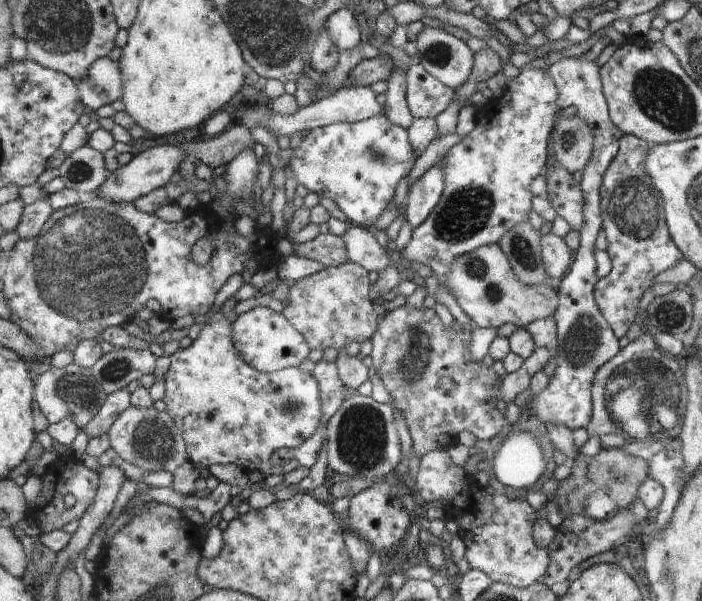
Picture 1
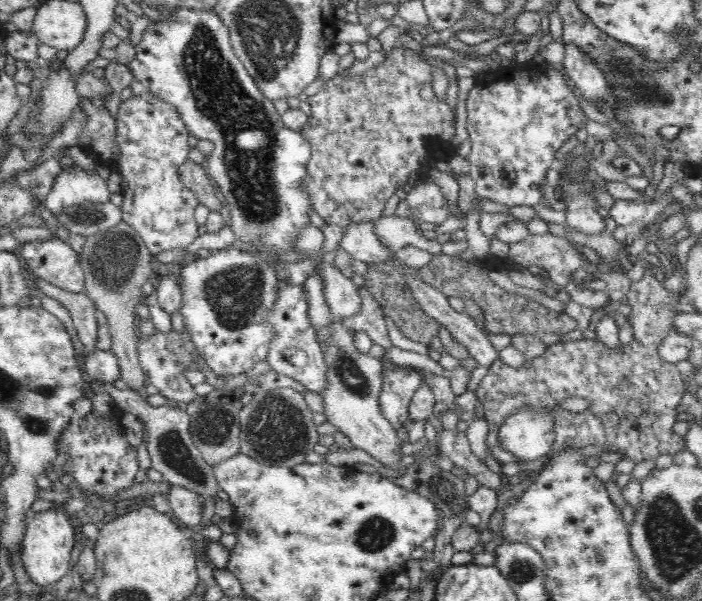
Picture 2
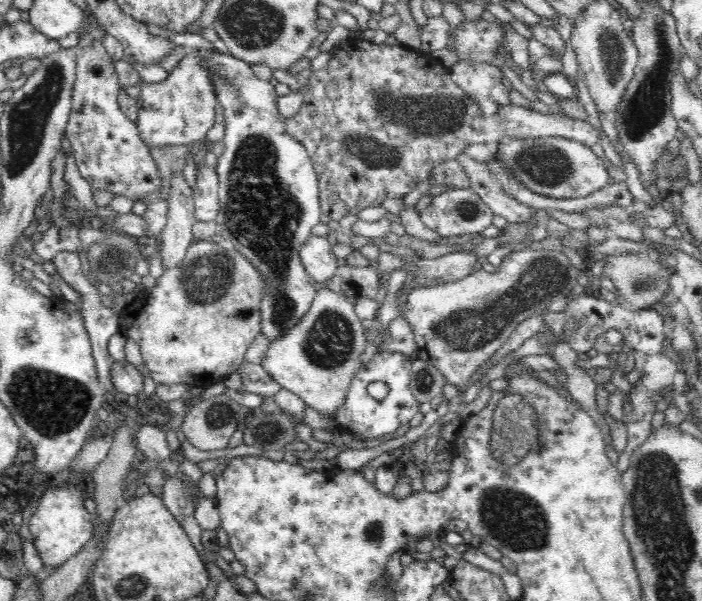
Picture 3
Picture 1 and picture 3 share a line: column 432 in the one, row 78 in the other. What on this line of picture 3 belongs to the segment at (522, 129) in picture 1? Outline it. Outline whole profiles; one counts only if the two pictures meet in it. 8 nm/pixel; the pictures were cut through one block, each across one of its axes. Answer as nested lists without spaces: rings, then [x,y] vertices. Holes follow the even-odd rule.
[[[218,49],[200,53],[201,65],[210,75],[217,104],[223,108],[225,118],[224,149],[216,167],[220,208],[215,222],[223,239],[230,241],[234,250],[246,258],[266,281],[264,298],[260,304],[261,333],[270,341],[276,340],[306,316],[318,292],[301,260],[302,248],[313,236],[312,229],[321,223],[318,173],[306,152],[306,147],[286,133],[286,119],[278,110],[275,86],[258,78],[247,62],[230,53],[224,54]]]

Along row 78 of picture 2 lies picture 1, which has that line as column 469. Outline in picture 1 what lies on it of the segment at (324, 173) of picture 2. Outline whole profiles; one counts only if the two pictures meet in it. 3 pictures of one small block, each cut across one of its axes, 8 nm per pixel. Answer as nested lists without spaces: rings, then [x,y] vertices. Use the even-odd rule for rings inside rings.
[[[405,304],[388,311],[383,317],[378,316],[377,329],[371,338],[372,364],[392,398],[388,404],[394,412],[400,411],[404,416],[413,440],[413,450],[419,459],[434,451],[447,452],[450,446],[458,442],[458,434],[462,430],[468,430],[476,438],[488,442],[507,424],[506,416],[498,411],[490,394],[499,376],[492,367],[486,367],[472,356],[471,332],[459,322],[445,326],[434,309],[420,310]]]

